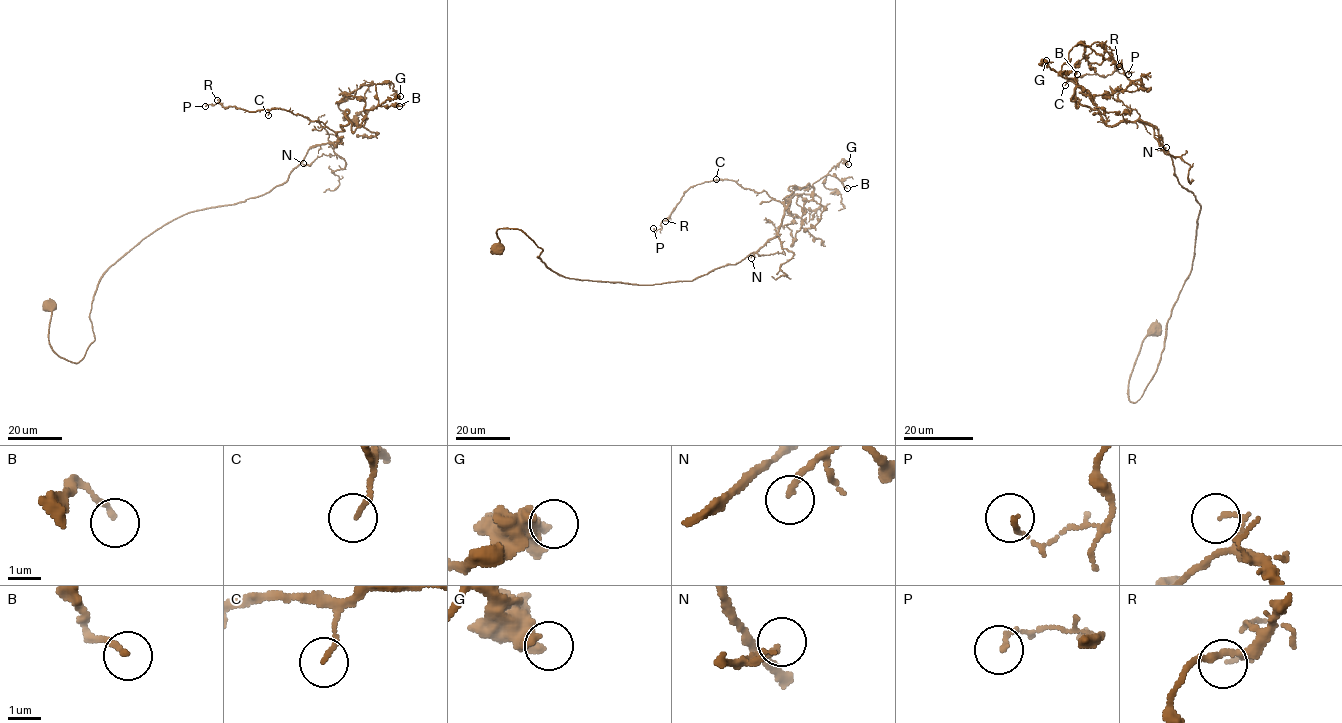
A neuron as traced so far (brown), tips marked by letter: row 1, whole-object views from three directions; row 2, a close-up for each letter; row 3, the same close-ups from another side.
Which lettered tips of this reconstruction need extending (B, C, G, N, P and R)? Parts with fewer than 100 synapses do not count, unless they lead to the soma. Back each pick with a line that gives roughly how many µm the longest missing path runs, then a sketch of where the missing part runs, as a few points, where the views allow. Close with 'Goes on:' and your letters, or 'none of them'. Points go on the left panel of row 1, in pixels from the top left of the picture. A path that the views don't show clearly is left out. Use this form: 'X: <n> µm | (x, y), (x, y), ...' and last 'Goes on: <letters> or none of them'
Goes on: none of them

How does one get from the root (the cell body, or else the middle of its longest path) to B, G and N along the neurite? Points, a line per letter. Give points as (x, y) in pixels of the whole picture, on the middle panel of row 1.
B: (497, 249), (496, 231), (517, 228), (567, 277), (691, 281), (771, 239), (790, 186), (830, 174), (847, 188)
G: (497, 249), (496, 231), (517, 228), (567, 277), (691, 281), (771, 239), (790, 186), (813, 187), (848, 164)
N: (497, 249), (496, 231), (517, 228), (565, 277), (652, 285), (691, 281), (778, 238), (781, 253), (751, 258)

